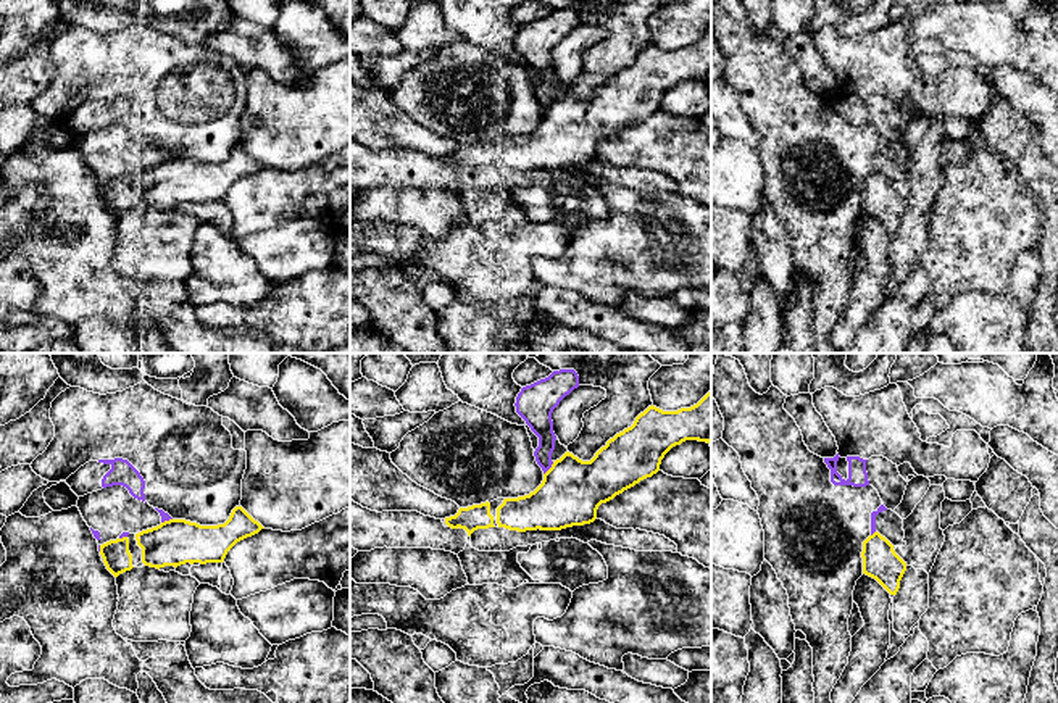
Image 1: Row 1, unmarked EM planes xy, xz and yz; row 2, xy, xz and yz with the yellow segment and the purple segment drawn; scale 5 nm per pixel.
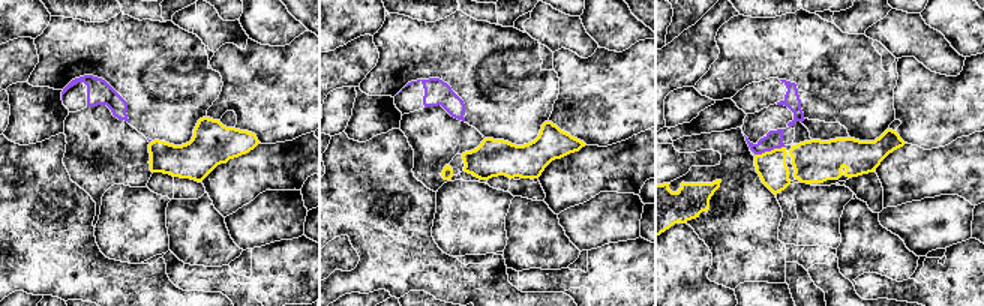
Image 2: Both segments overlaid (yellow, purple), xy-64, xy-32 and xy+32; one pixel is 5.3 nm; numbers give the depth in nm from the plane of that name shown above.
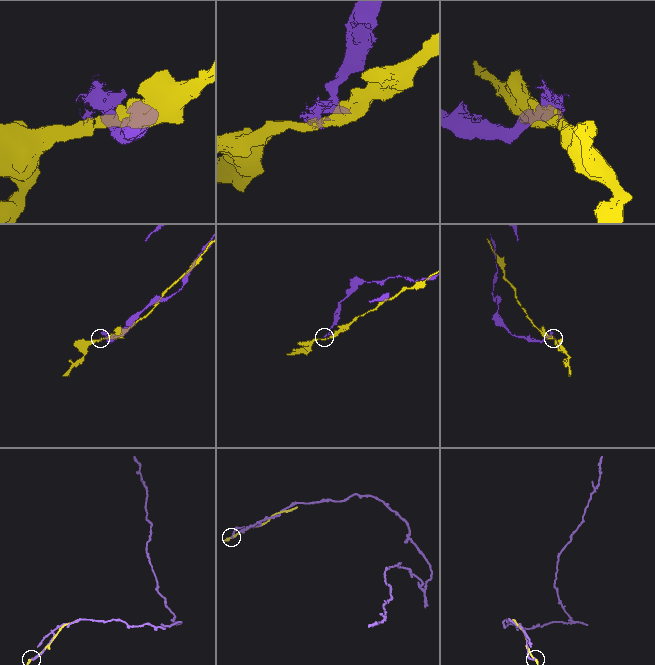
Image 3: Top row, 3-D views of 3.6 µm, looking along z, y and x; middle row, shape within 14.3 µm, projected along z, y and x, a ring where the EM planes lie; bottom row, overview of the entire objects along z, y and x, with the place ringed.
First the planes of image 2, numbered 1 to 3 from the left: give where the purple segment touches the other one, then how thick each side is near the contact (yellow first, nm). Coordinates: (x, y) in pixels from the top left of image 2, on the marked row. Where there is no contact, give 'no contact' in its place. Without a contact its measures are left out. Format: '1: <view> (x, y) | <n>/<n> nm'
1: no contact
2: no contact
3: xy+32 (771, 150) | 160/100 nm

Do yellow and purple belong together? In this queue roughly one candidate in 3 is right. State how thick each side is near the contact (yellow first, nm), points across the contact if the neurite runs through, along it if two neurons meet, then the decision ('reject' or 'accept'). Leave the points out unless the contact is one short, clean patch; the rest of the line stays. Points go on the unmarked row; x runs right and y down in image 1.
300/120 nm | reject

